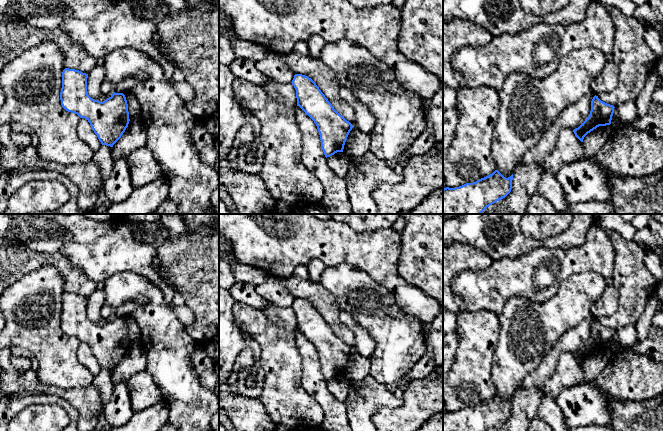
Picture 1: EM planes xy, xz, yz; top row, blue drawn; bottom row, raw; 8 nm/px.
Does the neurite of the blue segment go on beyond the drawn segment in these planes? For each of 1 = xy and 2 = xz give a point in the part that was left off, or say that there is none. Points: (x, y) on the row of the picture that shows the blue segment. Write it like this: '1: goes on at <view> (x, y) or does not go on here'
1: does not go on here
2: does not go on here

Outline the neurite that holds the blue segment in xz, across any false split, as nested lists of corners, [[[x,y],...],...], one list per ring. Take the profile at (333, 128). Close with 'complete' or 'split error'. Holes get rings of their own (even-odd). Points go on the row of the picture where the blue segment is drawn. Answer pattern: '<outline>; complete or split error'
[[[295,74],[291,83],[296,90],[297,106],[317,126],[325,157],[343,152],[352,124],[334,109],[311,78]]]; complete

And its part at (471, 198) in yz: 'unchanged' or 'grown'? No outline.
unchanged

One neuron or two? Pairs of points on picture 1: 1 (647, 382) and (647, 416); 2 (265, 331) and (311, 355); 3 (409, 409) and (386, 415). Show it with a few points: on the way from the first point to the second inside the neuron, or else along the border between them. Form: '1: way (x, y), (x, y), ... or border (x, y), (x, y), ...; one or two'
1: border (652, 397), (646, 400), (624, 401); two
2: border (294, 332), (296, 347), (301, 357), (302, 371); two
3: way (403, 415), (392, 415); one

